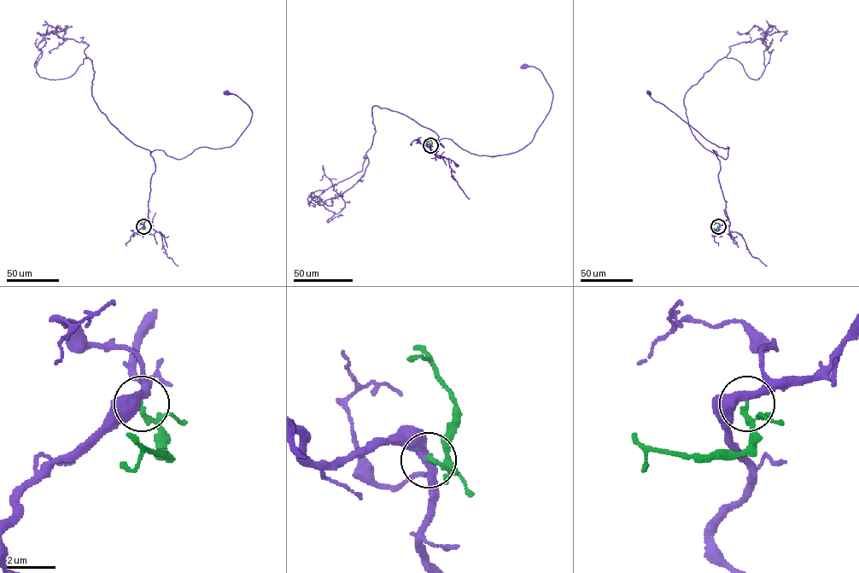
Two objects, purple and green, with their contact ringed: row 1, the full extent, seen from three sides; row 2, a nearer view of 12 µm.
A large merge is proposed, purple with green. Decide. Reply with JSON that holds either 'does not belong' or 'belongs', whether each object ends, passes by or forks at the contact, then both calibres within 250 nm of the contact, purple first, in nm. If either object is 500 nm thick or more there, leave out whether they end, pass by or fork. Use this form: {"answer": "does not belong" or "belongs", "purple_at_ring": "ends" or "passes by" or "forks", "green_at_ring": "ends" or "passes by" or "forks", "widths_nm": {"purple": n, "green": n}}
{"answer": "does not belong", "purple_at_ring": "passes by", "green_at_ring": "passes by", "widths_nm": {"purple": 360, "green": 150}}

